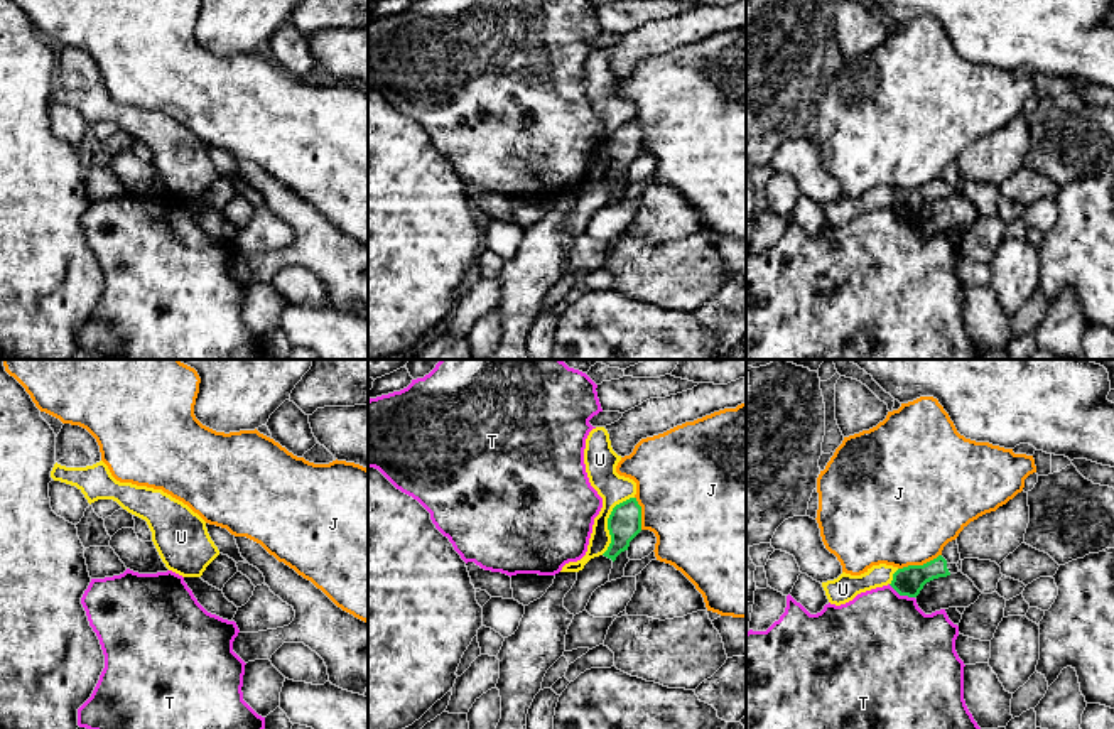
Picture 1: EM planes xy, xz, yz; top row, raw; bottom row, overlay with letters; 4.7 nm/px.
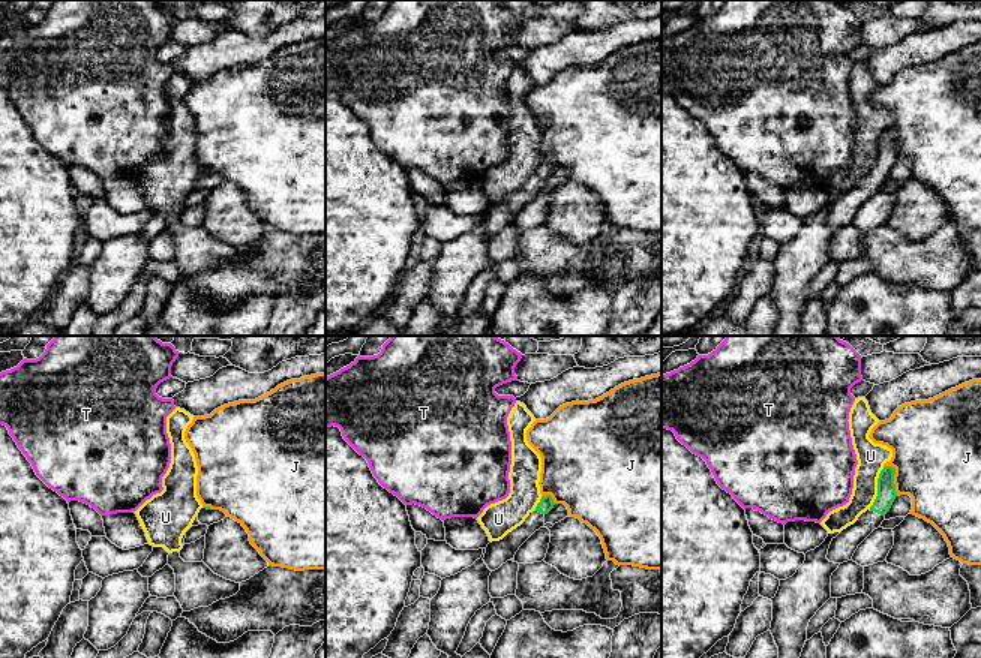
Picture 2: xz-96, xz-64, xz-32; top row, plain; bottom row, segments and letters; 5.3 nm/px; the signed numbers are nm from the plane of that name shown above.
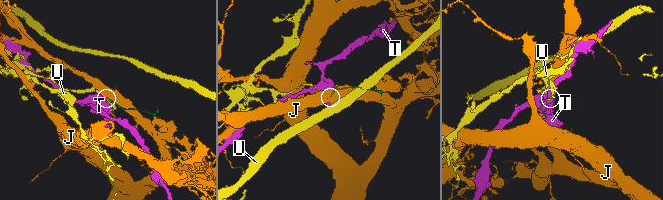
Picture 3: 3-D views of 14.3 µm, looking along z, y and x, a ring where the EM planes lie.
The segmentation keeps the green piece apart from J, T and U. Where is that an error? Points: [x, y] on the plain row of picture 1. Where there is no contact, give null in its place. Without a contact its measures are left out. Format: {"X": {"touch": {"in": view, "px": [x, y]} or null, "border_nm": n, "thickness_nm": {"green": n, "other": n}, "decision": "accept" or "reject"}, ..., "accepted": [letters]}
{"J": {"touch": {"in": "yz", "px": [919, 188]}, "border_nm": 220, "thickness_nm": {"green": 140, "other": 480}, "decision": "reject"}, "T": {"touch": {"in": "yz", "px": [902, 216]}, "border_nm": 140, "thickness_nm": {"green": 140, "other": 480}, "decision": "reject"}, "U": {"touch": {"in": "xz", "px": [608, 144]}, "border_nm": 320, "thickness_nm": {"green": 160, "other": 140}, "decision": "reject"}, "accepted": []}

